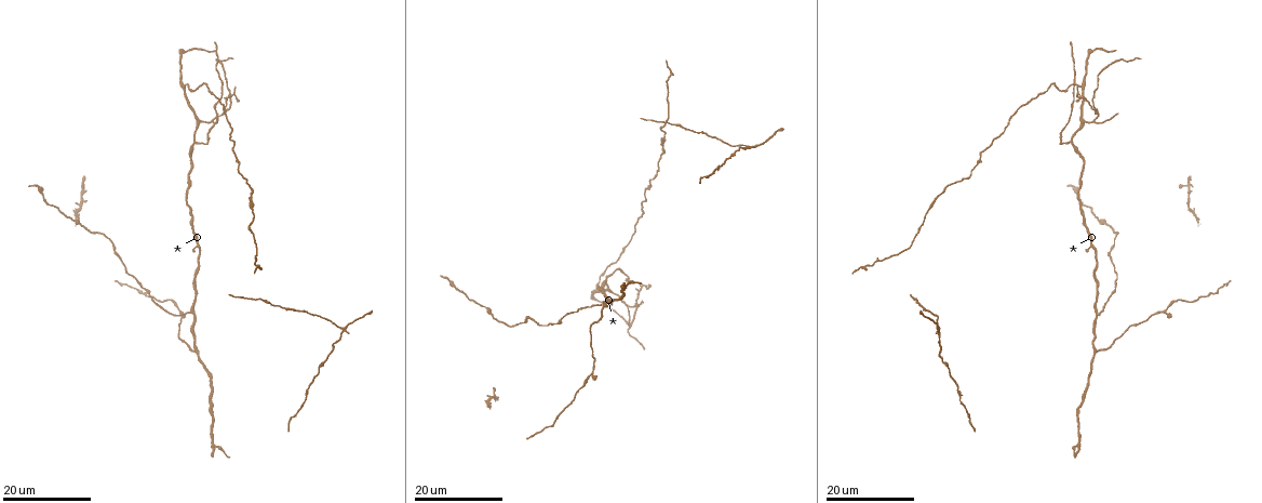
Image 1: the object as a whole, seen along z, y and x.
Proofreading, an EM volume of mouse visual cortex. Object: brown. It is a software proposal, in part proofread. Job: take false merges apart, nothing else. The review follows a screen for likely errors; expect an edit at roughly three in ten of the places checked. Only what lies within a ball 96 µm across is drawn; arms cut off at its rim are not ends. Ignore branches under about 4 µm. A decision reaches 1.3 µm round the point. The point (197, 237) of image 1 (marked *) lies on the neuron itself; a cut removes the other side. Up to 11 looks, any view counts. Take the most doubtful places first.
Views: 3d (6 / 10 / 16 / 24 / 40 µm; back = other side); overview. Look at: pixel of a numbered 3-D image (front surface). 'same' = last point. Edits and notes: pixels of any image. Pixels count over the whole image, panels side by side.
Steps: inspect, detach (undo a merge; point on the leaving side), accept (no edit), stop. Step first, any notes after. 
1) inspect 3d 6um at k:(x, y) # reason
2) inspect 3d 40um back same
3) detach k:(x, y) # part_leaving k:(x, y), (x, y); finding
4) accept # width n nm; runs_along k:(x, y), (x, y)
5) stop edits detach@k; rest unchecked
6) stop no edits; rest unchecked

inspect 3d 24um at 1:(342, 332) # looks like a crossing

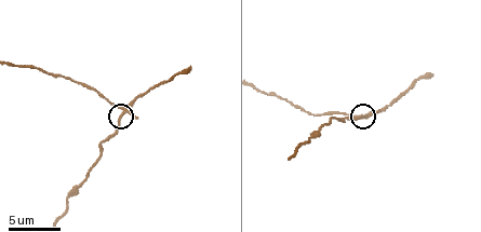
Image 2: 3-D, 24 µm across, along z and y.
inspect 3d 6um at 2:(363, 117)

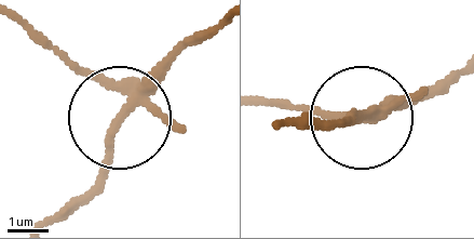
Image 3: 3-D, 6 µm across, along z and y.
detach 3:(81, 74) # arms 4; part_leaving 3:(137, 96), (89, 79), (16, 24); two neurons meet here

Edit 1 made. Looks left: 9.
inspect overview # see it whole again

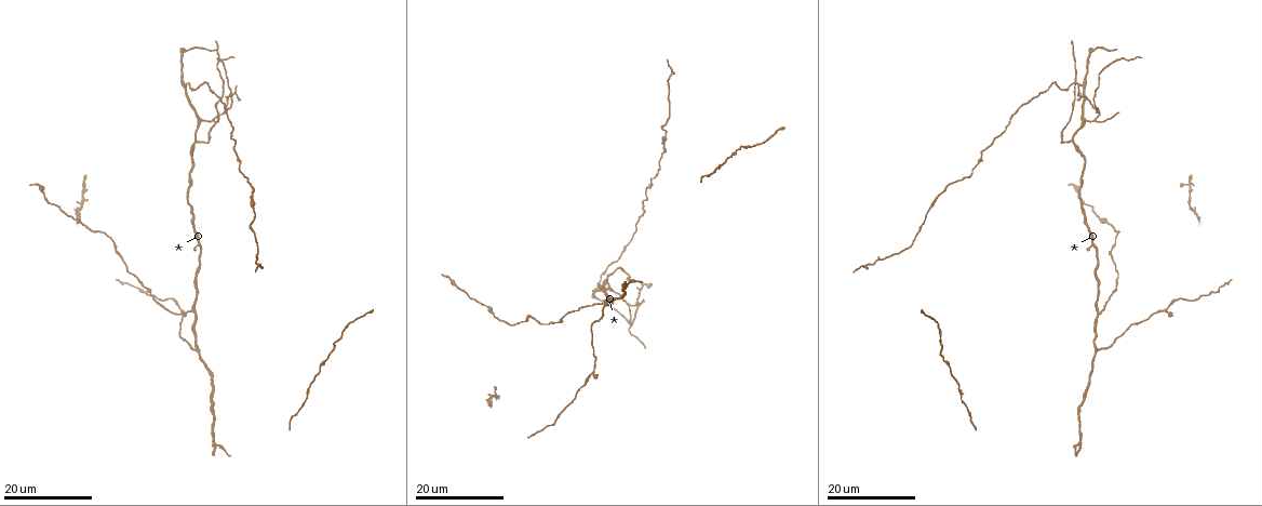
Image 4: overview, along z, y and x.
inspect 3d 16um at 4:(639, 303) # branch point

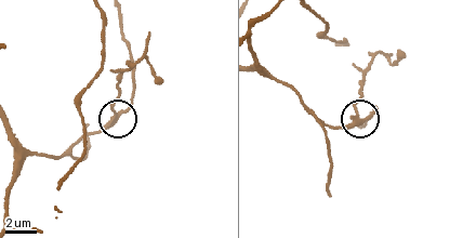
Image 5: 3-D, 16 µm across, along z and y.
inspect 3d 6um at 5:(117, 112)

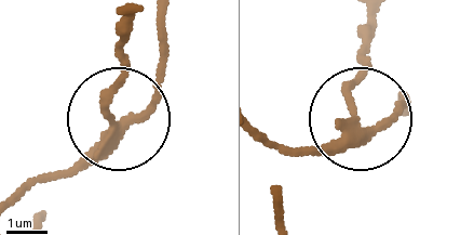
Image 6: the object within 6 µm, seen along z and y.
detach 6:(100, 96) # part_leaving 6:(349, 122), (346, 95), (369, 23); two neurons meet here

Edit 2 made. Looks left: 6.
inspect 3d 16um at 4:(1086, 118) # three arms meet

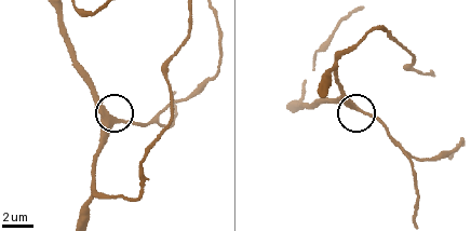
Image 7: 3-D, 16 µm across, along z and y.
inspect 3d 10um at 7:(110, 117) # zoom in

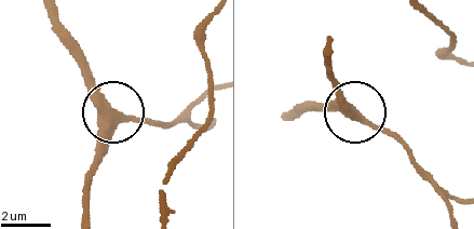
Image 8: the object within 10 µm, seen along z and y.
accept # side_arm 32 um; runs_along 8:(86, 213), (86, 176), (107, 120), (118, 113), (171, 120); continuous, no second neuron

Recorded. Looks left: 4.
inspect 3d 16um at 4:(196, 138) # a fork

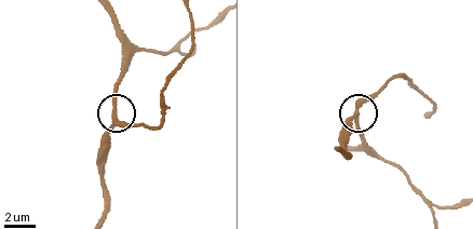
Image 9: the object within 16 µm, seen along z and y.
inspect 3d 10um at 9:(356, 110)

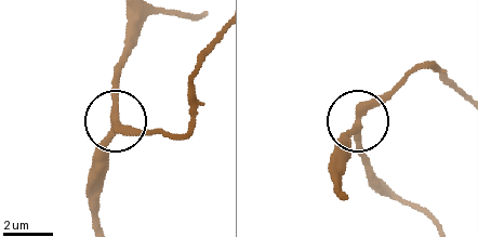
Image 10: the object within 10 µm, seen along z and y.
accept # width 300 nm; continuous, no second neuron

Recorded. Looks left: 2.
inspect 3d 24um at 4:(1096, 310) # small branch off a trunk

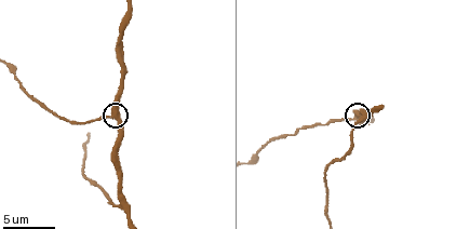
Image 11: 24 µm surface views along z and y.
inspect 3d 6um at 11:(117, 117)

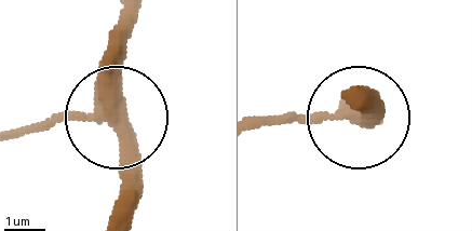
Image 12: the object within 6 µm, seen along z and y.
accept # width 360 nm; runs_along 12:(134, 18), (113, 118), (14, 132); one neuron here

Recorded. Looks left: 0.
stop edits detach@3, detach@6; rest unchecked

